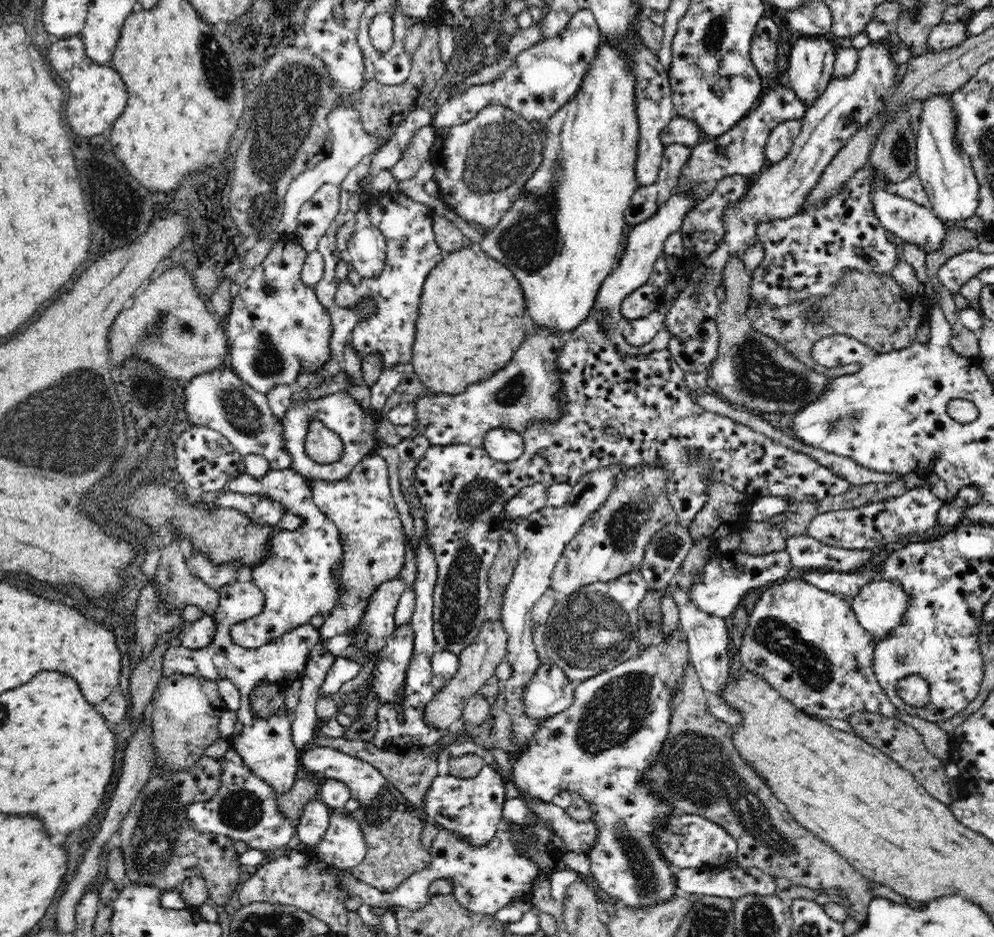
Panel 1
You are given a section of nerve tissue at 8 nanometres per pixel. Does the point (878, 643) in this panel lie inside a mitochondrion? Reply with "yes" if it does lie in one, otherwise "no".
no

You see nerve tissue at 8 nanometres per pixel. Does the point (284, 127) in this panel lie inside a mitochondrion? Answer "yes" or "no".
yes

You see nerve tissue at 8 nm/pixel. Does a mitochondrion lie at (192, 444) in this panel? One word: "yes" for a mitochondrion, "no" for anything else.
no

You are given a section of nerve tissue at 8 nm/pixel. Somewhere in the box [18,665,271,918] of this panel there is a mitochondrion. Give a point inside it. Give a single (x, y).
(158, 829)

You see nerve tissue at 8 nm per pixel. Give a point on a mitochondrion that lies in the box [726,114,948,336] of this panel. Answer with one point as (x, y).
(899, 153)

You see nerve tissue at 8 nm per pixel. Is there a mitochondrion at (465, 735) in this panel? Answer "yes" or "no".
no

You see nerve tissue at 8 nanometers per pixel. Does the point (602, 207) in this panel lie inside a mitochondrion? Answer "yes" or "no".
no

